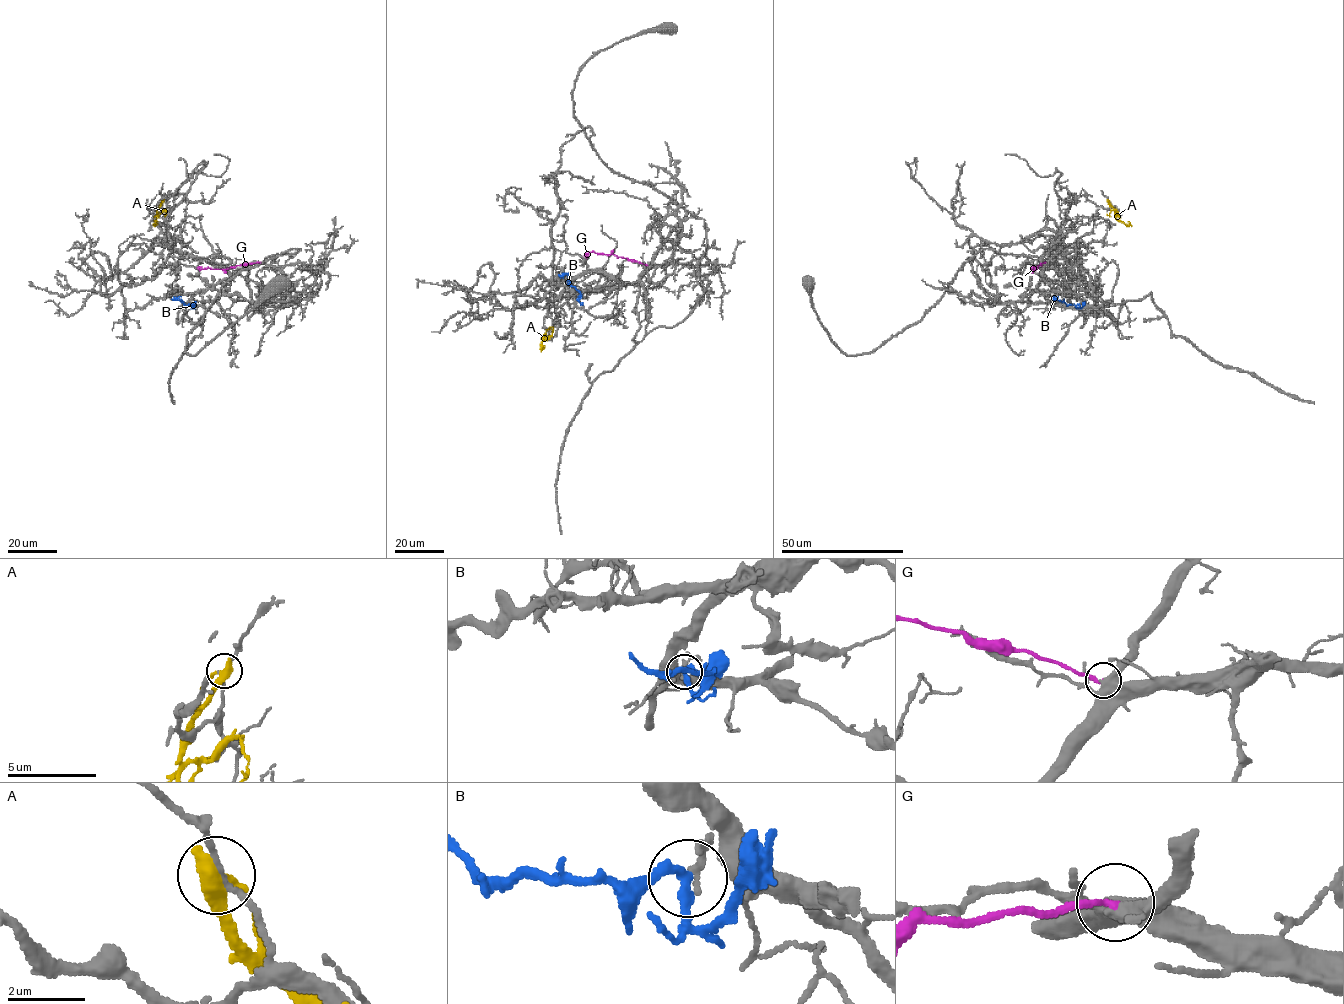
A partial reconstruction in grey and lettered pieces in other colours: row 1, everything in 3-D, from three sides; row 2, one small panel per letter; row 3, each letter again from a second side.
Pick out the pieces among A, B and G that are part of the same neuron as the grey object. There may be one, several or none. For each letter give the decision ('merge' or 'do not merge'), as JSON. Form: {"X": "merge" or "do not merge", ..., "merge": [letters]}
{"A": "do not merge", "B": "do not merge", "G": "do not merge", "merge": []}

